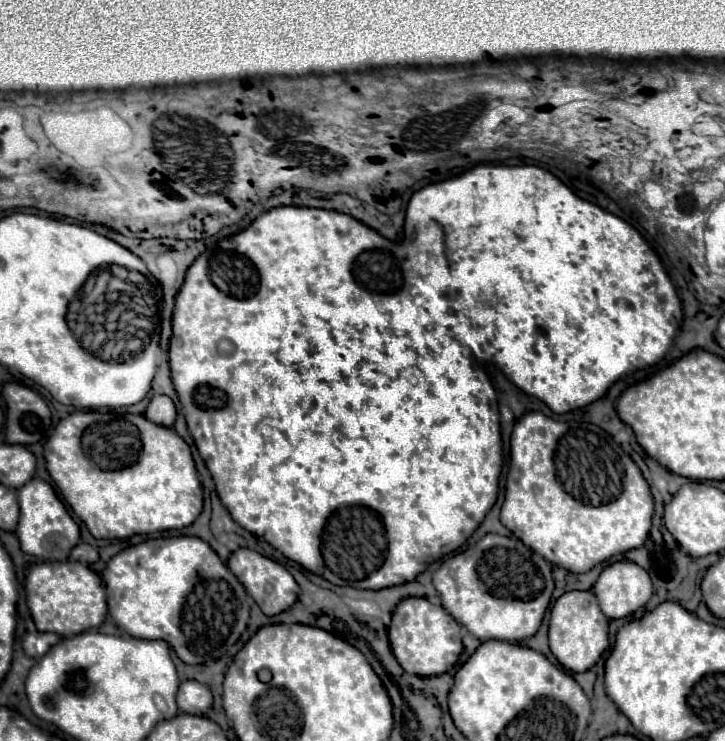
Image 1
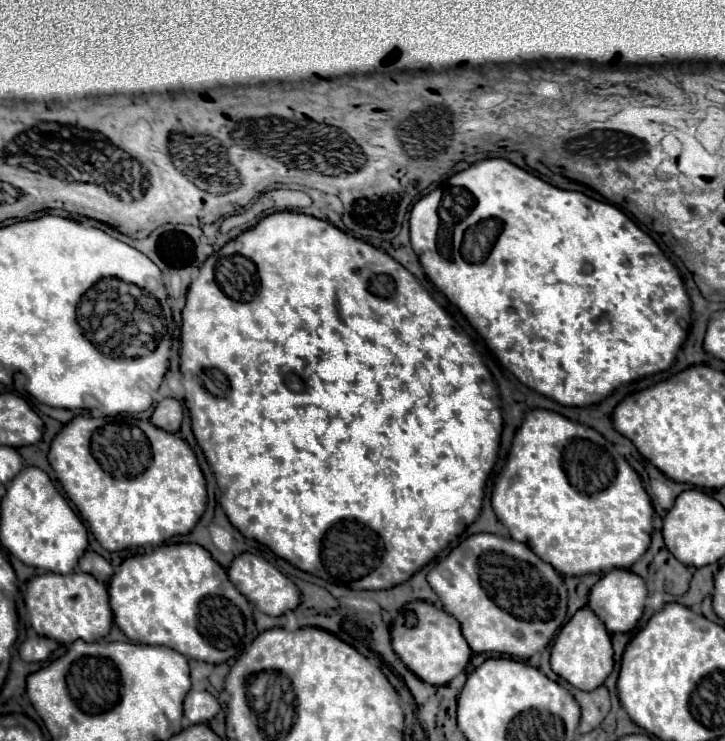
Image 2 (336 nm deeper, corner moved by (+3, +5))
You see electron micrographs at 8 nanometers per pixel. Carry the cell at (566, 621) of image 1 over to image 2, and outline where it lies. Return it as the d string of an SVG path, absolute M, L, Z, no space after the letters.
M588 609L576 611L576 615L568 621L568 625L562 627L562 631L556 635L552 645L552 657L550 657L552 671L568 681L572 687L582 691L592 691L600 687L606 677L614 669L614 649L610 643L610 635L604 629L602 621Z

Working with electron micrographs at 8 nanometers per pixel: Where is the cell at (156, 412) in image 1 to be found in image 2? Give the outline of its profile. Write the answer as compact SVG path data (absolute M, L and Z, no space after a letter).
M164 399L156 405L150 421L168 433L178 433L182 425L182 405L176 399Z

